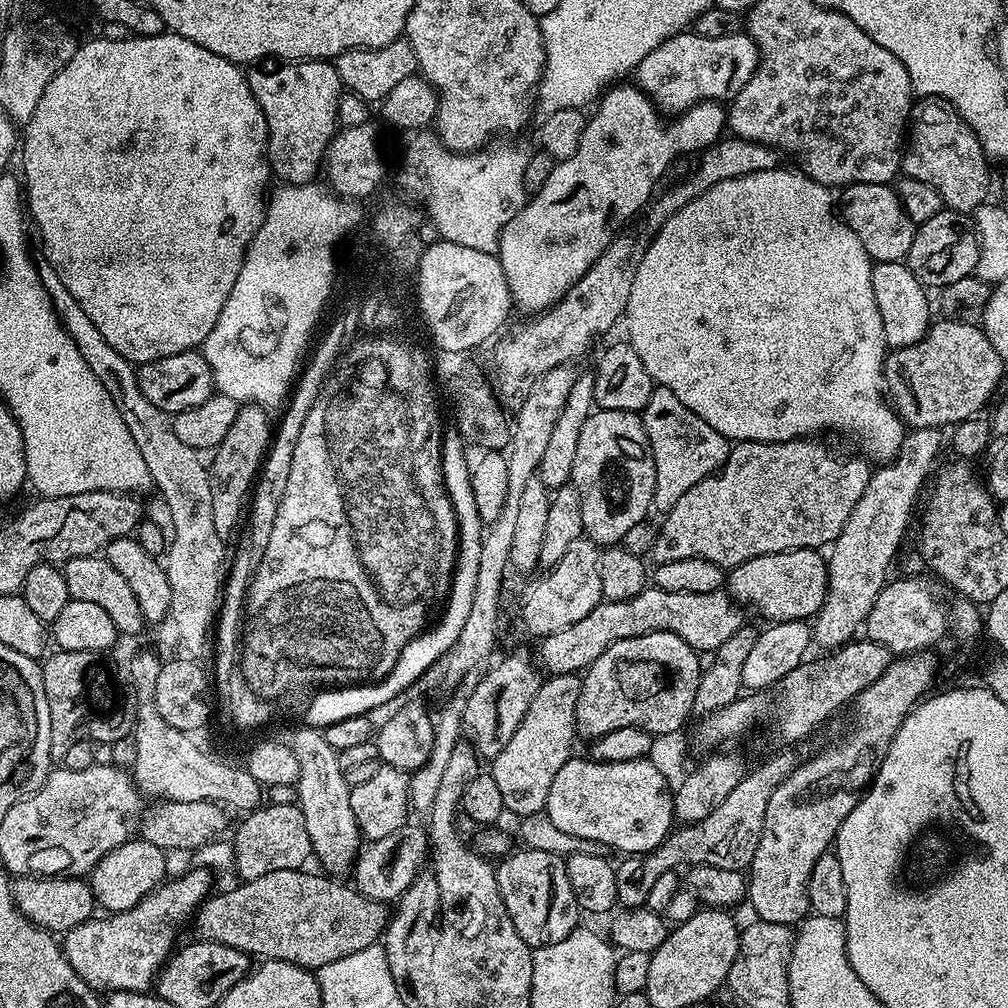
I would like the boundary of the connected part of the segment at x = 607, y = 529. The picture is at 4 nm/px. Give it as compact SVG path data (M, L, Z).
M622 410L593 411L582 426L582 434L578 434L578 451L574 453L574 468L570 481L578 490L578 502L582 506L582 526L584 536L597 546L616 546L627 532L632 532L644 520L648 508L653 507L652 495L656 485L654 458L650 450L650 442L644 433L644 421L637 413Z

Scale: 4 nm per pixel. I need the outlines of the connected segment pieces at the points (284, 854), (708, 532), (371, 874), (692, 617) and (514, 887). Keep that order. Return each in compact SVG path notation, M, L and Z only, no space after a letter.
M265 803L247 813L236 828L236 840L231 841L236 855L236 875L241 881L262 878L274 870L303 869L312 856L310 834L306 830L306 818L302 818L299 803L274 805Z
M801 438L798 440L787 440L786 442L758 442L757 440L741 440L731 445L728 457L721 471L714 473L713 476L702 478L698 486L690 486L678 502L674 502L672 509L663 517L660 524L660 533L656 536L656 541L652 544L653 561L656 564L665 564L666 562L682 562L682 558L706 558L706 562L714 562L718 567L731 570L737 568L742 562L750 558L758 558L762 554L778 554L779 552L789 552L799 548L823 549L831 545L840 537L841 530L846 526L854 506L858 506L858 498L866 490L868 480L872 477L873 469L868 468L869 461L863 455L857 456L839 456L832 448L827 448L824 444L819 444L816 438Z
M405 826L386 834L386 838L371 841L357 855L354 865L356 881L354 887L366 898L381 902L395 902L416 881L416 875L430 856L430 841L423 827Z
M645 586L641 592L634 594L634 598L629 600L604 600L599 604L596 609L590 611L590 614L586 615L586 618L579 619L572 626L567 626L566 629L558 630L557 633L551 633L549 636L543 637L539 641L540 644L540 660L538 656L538 664L541 669L548 676L561 676L567 672L573 674L583 673L590 665L594 663L597 658L603 654L606 649L609 648L614 642L618 642L622 638L638 638L642 634L650 634L651 632L669 632L670 634L678 634L678 638L682 638L682 642L686 642L695 652L701 652L702 650L716 650L718 646L722 646L722 642L726 642L726 638L730 638L730 634L734 634L739 628L745 627L746 620L744 620L745 609L741 605L737 604L727 591L721 590L718 592L711 592L710 594L694 594L693 592L679 592L678 590L662 590L655 586Z
M525 846L520 850L521 852L513 851L495 865L502 902L510 914L518 934L528 943L529 948L535 950L547 944L562 942L562 938L566 938L566 934L570 934L578 927L578 920L576 920L578 909L574 890L570 890L570 878L566 874L565 857L558 853L548 853L546 850Z

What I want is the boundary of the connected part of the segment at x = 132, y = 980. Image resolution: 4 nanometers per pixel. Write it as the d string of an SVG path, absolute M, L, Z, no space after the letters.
M191 867L190 871L178 877L165 879L153 892L146 894L146 898L142 898L138 906L125 912L101 915L101 920L99 918L87 920L63 933L64 956L70 962L70 966L74 966L78 978L82 978L97 993L148 992L151 984L153 987L154 981L159 977L161 968L168 963L169 956L177 947L176 935L179 934L180 927L195 917L197 908L208 899L213 888L214 877L208 869Z

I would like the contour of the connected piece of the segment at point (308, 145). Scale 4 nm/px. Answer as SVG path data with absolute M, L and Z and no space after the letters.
M297 60L284 62L273 72L247 73L248 85L266 118L268 143L266 159L270 172L284 184L310 184L317 179L316 171L321 171L322 161L328 151L328 143L338 131L338 98L342 85L336 73L335 63L327 60Z

